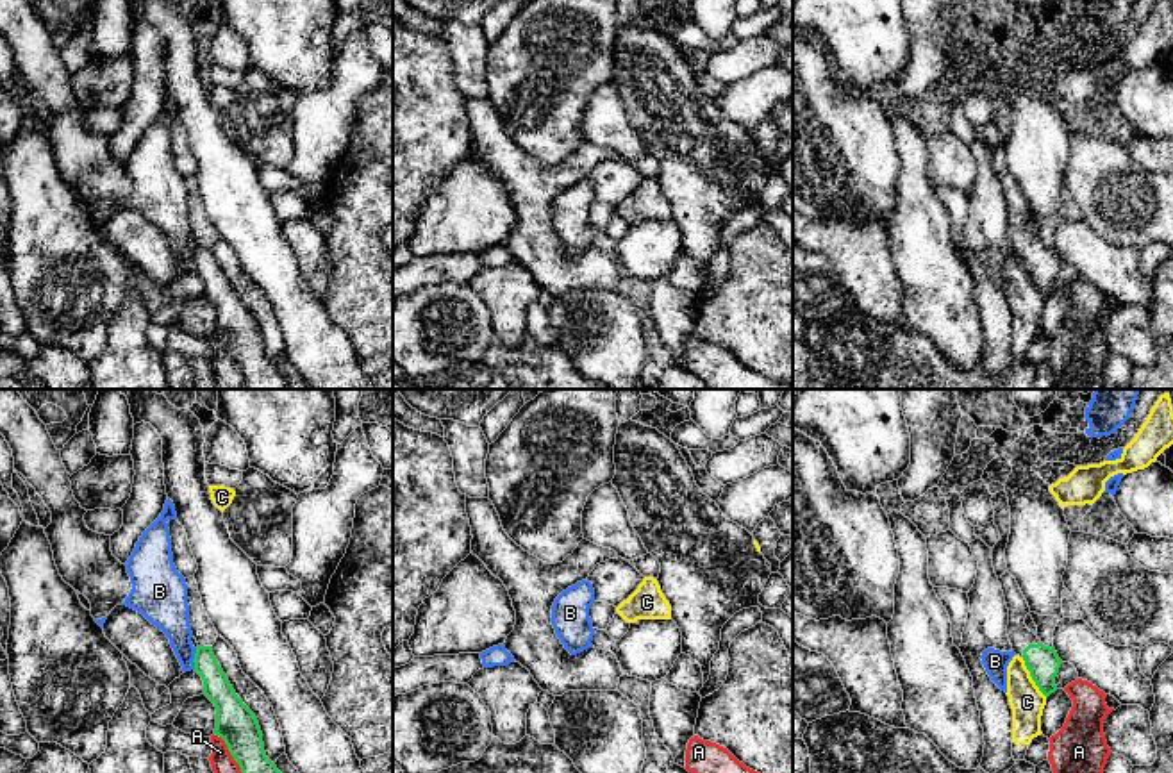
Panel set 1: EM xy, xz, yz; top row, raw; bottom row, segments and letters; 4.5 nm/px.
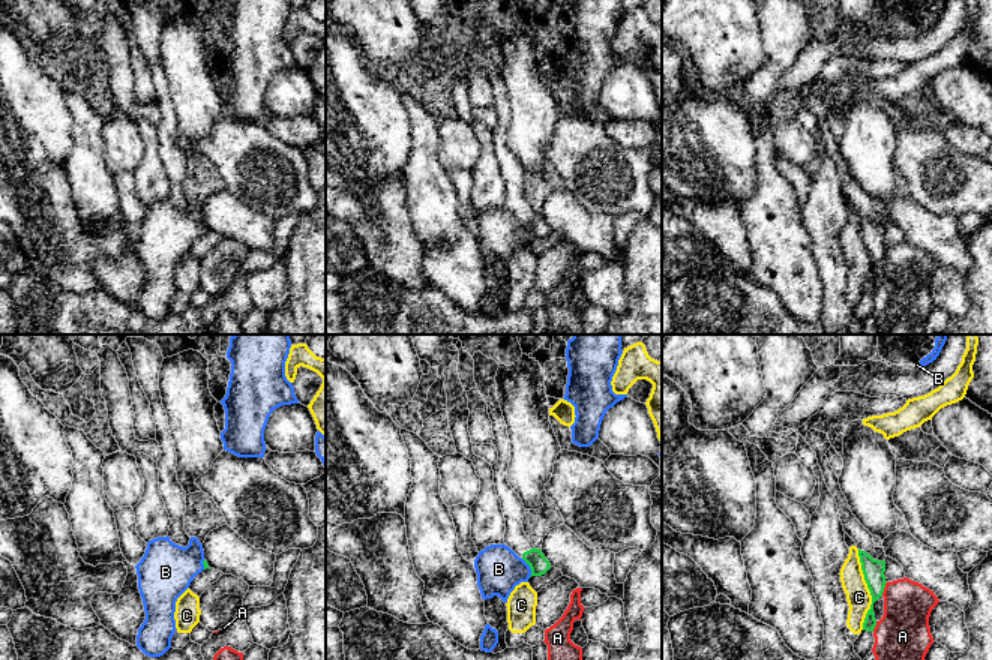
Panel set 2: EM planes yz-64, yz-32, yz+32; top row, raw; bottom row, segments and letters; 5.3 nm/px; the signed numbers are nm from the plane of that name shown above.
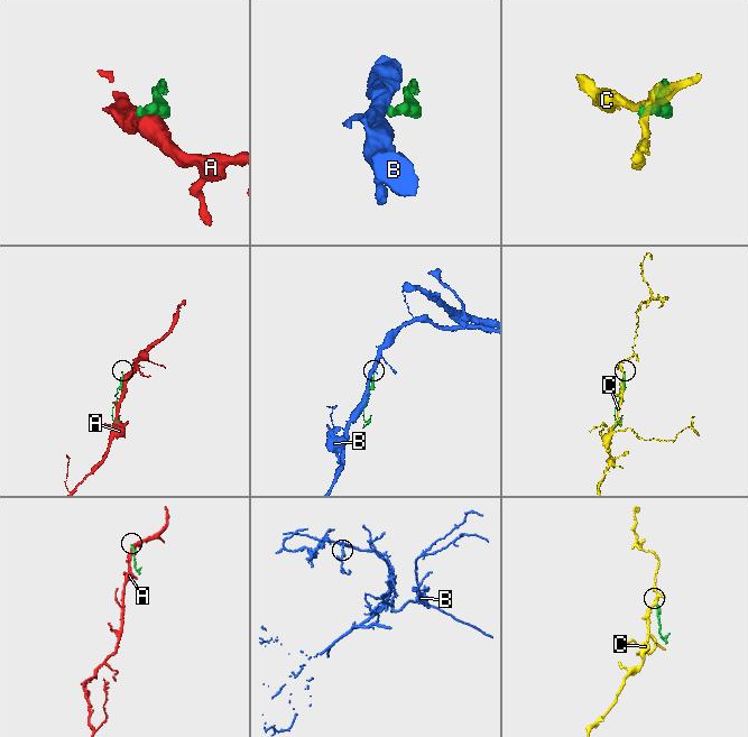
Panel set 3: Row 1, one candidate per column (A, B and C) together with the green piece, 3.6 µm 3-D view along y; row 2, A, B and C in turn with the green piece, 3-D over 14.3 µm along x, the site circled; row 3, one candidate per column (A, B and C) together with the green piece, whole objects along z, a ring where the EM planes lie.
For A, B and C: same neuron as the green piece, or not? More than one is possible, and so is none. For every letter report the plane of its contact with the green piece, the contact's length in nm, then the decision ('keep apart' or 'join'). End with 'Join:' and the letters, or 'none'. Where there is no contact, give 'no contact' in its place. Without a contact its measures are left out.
A: meets green in xy; contact 280 nm long; keep apart
B: meets green in xy; contact 100 nm long; keep apart
C: meets green in yz; contact 220 nm long; keep apart
Join: none

